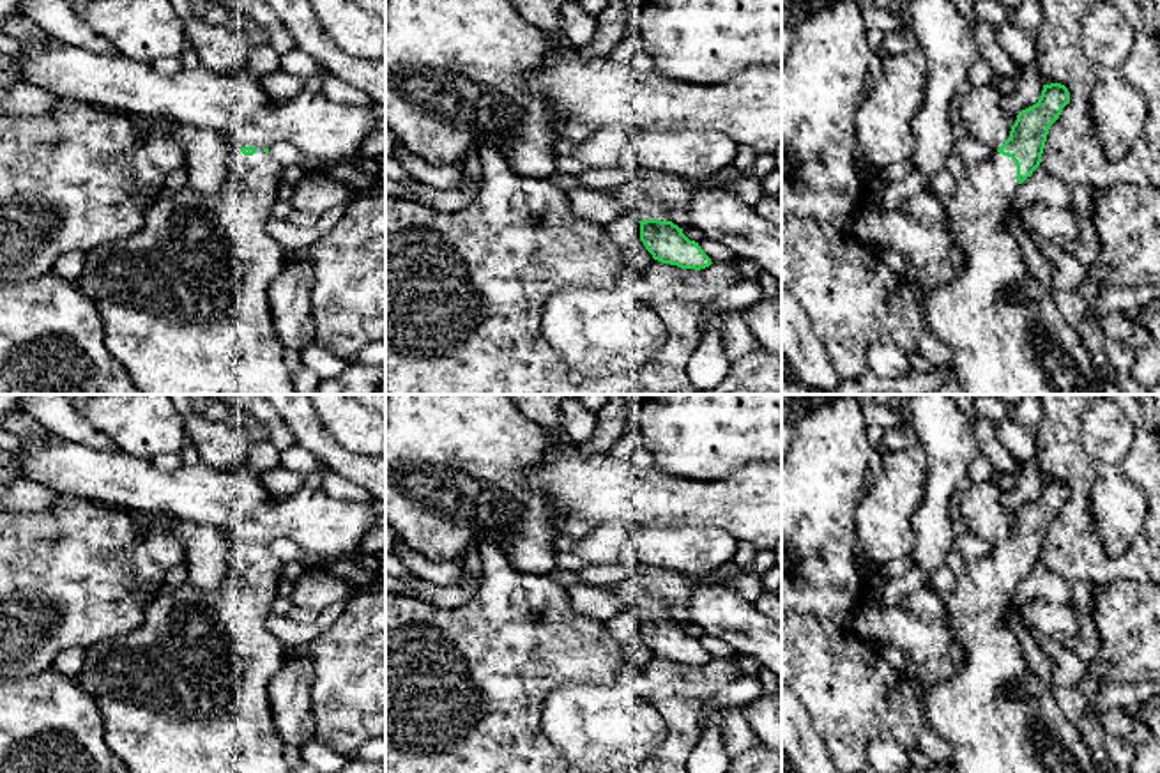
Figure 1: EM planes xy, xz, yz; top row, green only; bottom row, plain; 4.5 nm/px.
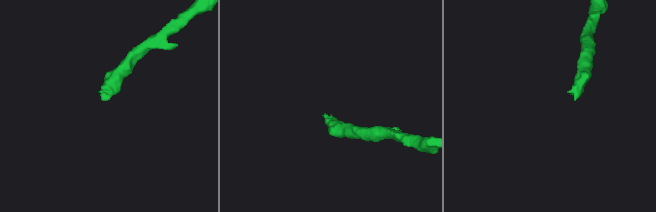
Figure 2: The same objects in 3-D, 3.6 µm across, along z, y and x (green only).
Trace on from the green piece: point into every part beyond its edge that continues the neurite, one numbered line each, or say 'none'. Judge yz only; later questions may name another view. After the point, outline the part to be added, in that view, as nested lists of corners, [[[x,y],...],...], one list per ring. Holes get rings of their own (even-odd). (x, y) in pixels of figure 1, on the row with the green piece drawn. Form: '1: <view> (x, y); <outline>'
1: yz (1005, 335); [[[994,150],[987,161],[965,165],[955,186],[955,193],[942,198],[942,207],[950,235],[964,251],[964,265],[950,283],[930,292],[918,290],[918,299],[927,329],[950,350],[948,363],[964,394],[1102,394],[1089,352],[1061,317],[1050,294],[1031,276],[1008,225],[1019,188],[1015,161]]]

